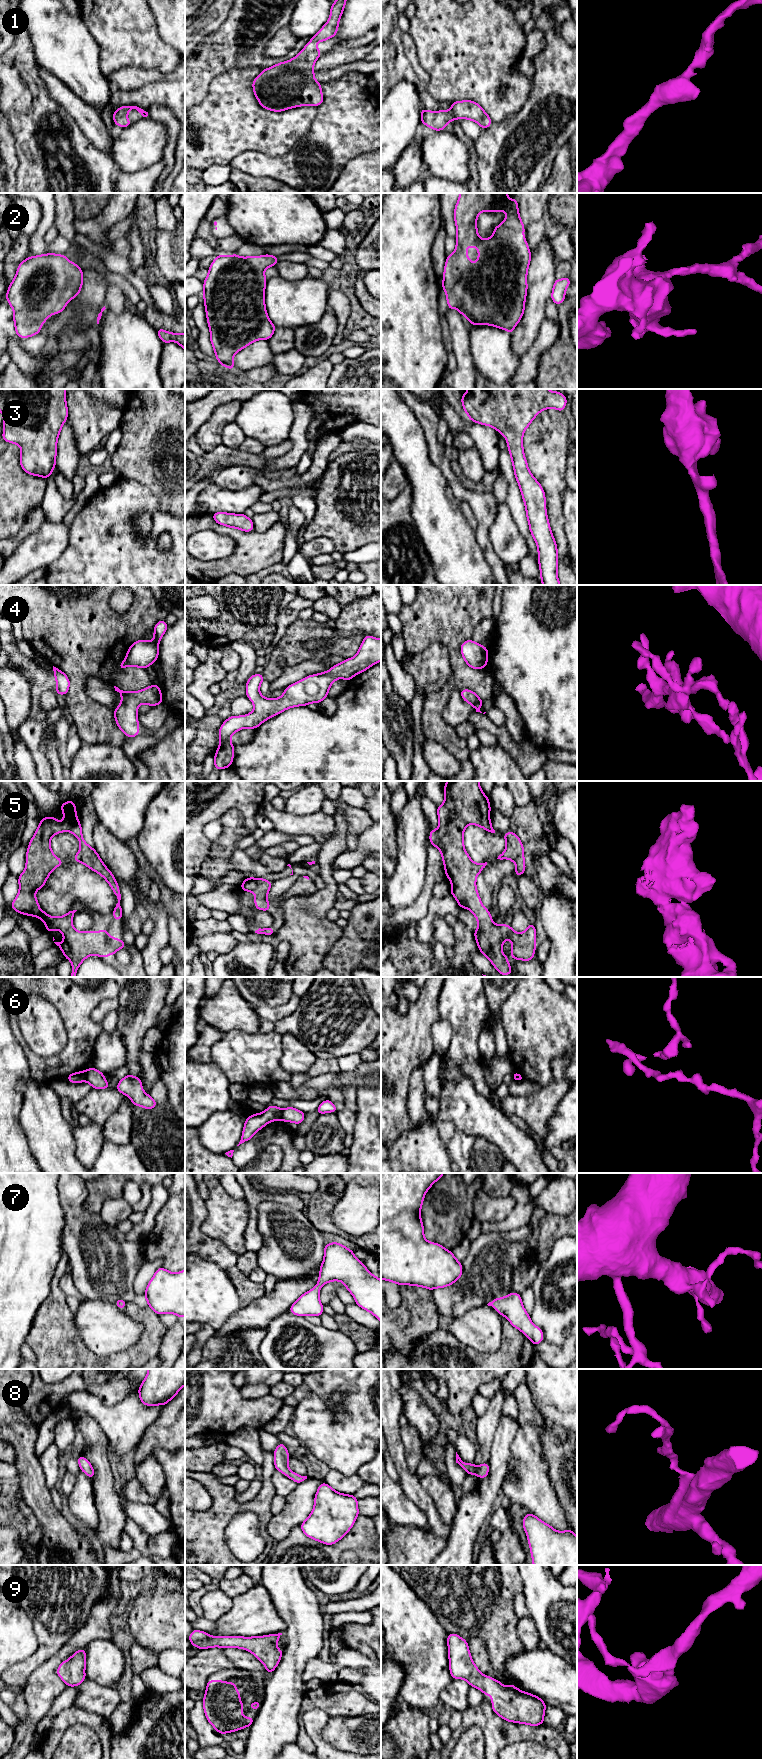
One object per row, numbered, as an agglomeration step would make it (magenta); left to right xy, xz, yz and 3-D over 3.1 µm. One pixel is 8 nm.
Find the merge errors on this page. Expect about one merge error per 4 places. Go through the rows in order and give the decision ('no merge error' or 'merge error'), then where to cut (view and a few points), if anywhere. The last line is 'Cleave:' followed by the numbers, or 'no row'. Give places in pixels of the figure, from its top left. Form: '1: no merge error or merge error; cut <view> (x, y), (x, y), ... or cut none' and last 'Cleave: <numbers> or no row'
1: no merge error; cut none
2: no merge error; cut none
3: no merge error; cut none
4: no merge error; cut none
5: no merge error; cut none
6: merge error; cut xz (282, 1109), (279, 1119)
7: no merge error; cut none
8: no merge error; cut none
9: no merge error; cut none
Cleave: 6

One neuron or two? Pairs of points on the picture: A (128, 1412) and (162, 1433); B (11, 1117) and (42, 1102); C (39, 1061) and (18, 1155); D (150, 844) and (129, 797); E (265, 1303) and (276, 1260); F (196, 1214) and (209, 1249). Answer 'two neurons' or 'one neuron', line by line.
A: two neurons
B: two neurons
C: two neurons
D: two neurons
E: two neurons
F: one neuron

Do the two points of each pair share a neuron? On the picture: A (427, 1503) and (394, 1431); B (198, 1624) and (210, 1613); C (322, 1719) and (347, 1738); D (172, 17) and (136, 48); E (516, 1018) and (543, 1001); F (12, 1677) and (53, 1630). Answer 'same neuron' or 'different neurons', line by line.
A: same neuron
B: different neurons
C: different neurons
D: different neurons
E: same neuron
F: same neuron

